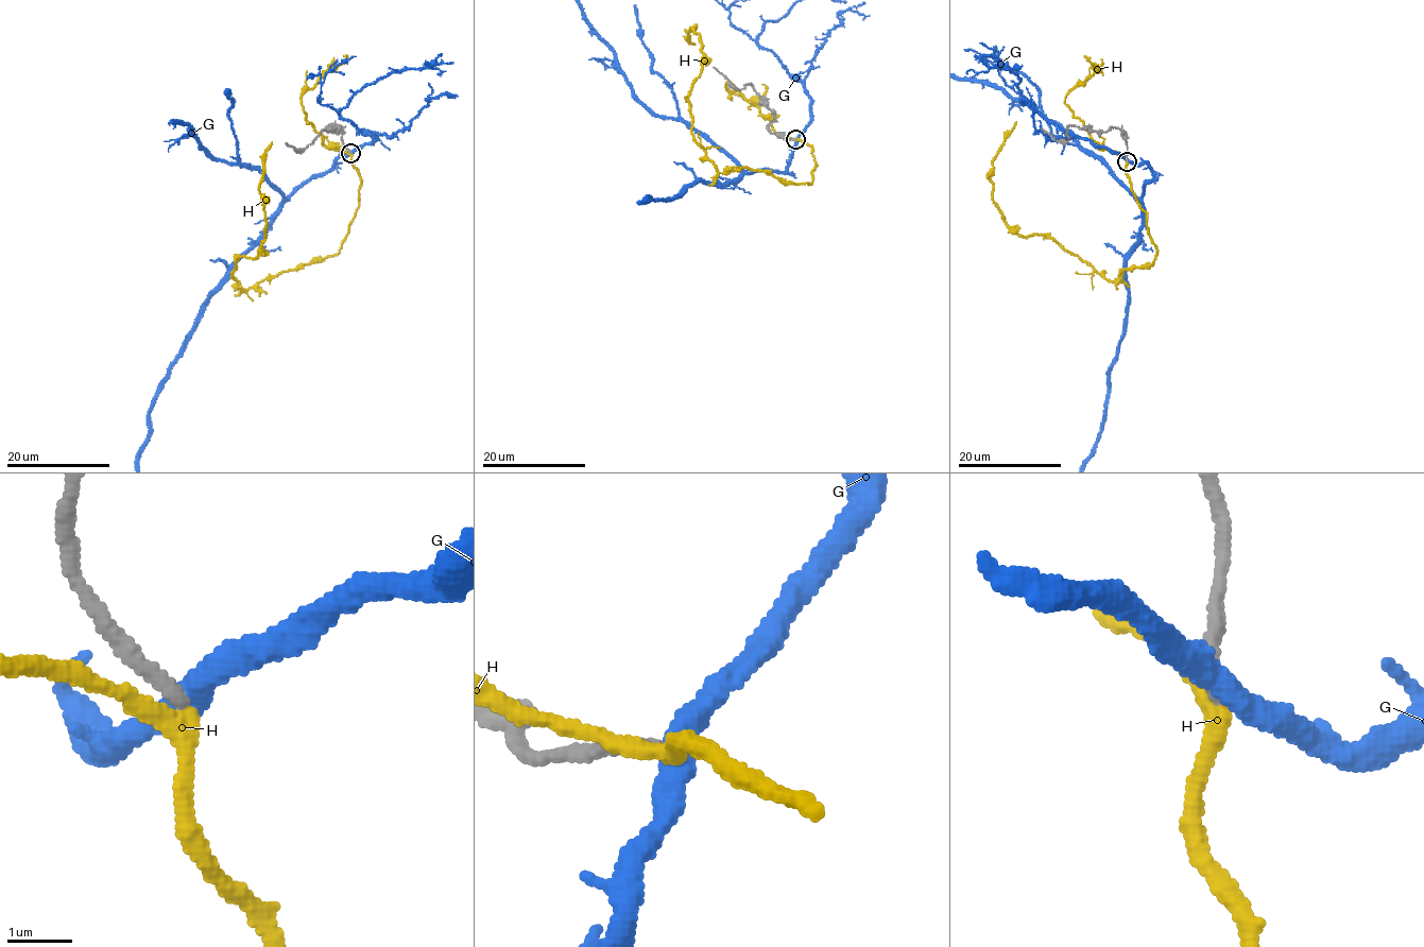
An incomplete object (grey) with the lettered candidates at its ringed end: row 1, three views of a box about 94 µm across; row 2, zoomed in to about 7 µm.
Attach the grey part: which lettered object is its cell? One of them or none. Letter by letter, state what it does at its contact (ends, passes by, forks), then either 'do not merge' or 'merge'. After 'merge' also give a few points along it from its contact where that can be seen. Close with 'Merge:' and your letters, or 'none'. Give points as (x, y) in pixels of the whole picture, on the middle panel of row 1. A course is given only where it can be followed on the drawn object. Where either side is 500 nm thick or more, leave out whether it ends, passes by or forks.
G: it passes by; do not merge
H: it passes by; merge; course (794, 140), (811, 148), (810, 184), (720, 172), (691, 132), (703, 53), (699, 34), (685, 30), (695, 44)
Merge: H

